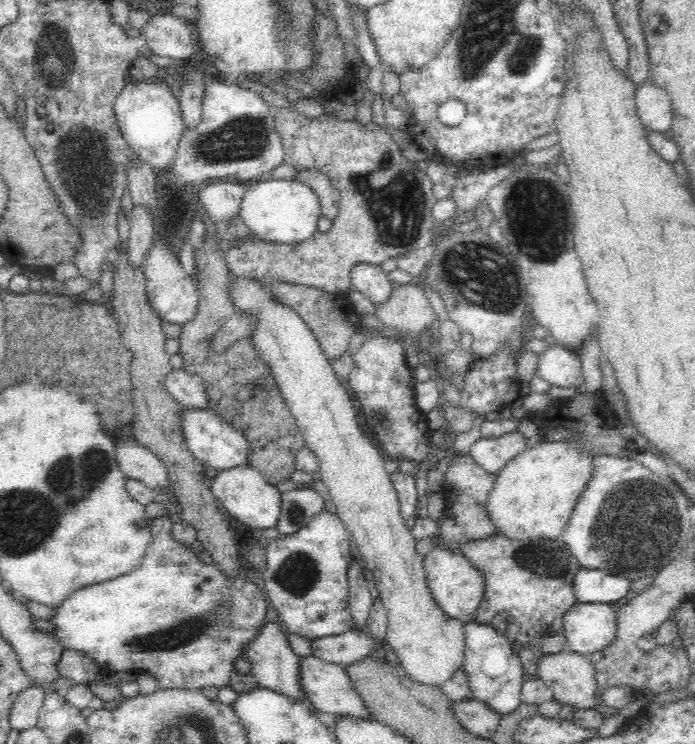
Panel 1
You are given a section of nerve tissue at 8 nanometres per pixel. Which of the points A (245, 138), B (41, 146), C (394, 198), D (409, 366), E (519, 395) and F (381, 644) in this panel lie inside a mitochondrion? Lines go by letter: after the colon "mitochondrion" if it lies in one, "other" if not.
A: mitochondrion
B: other
C: mitochondrion
D: other
E: other
F: other

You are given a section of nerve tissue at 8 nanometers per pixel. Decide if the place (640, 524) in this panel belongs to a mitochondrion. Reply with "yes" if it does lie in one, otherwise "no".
yes

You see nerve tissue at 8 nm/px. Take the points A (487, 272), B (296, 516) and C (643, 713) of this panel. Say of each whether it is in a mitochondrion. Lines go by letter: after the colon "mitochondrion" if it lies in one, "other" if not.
A: mitochondrion
B: mitochondrion
C: other

